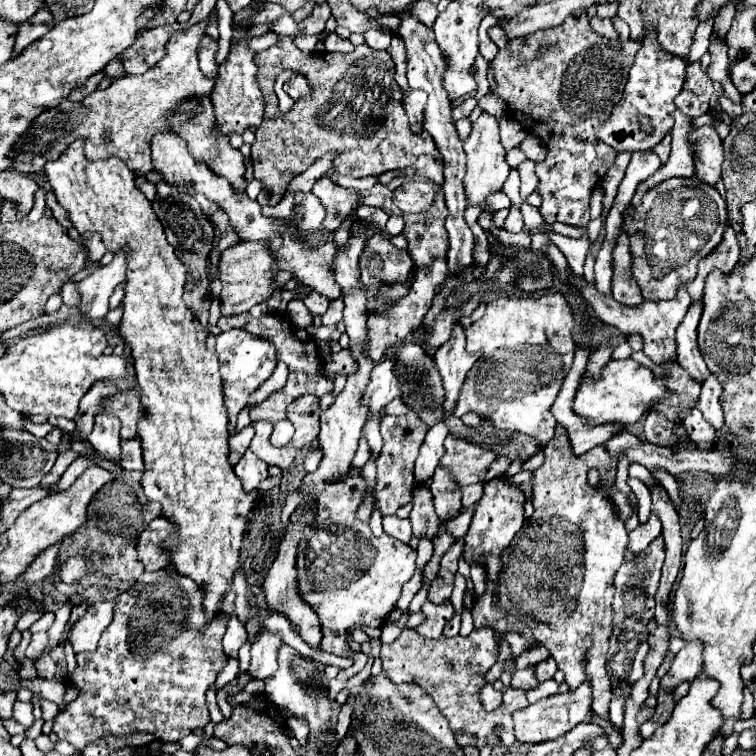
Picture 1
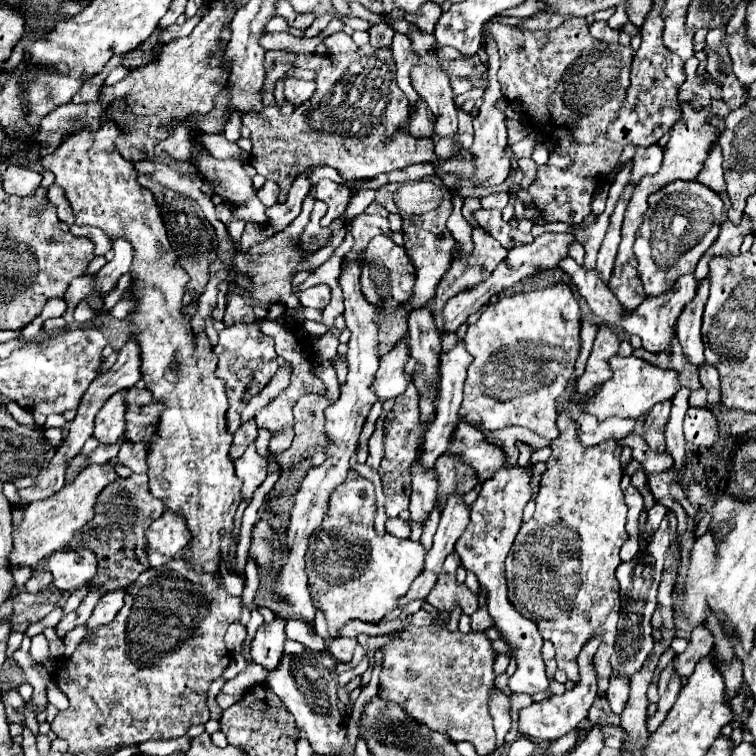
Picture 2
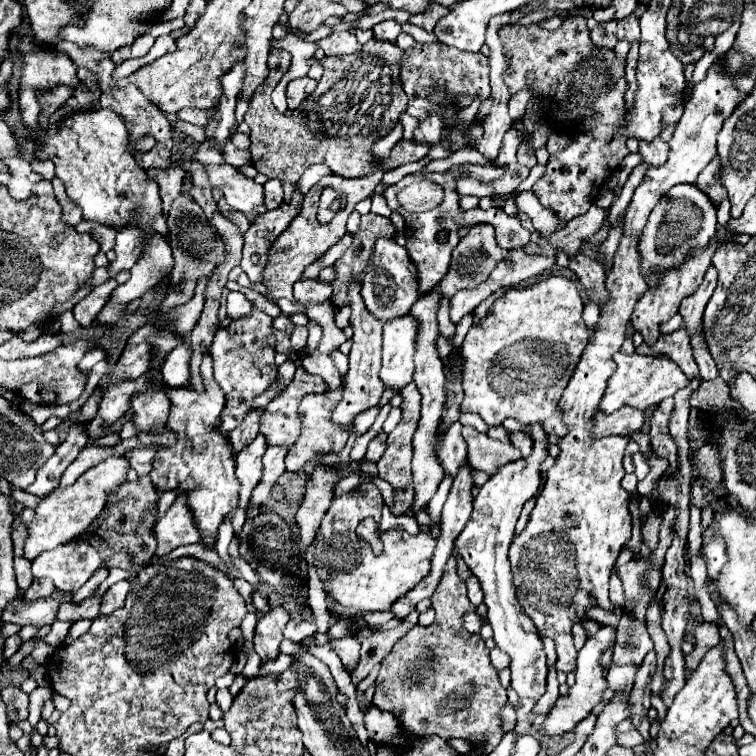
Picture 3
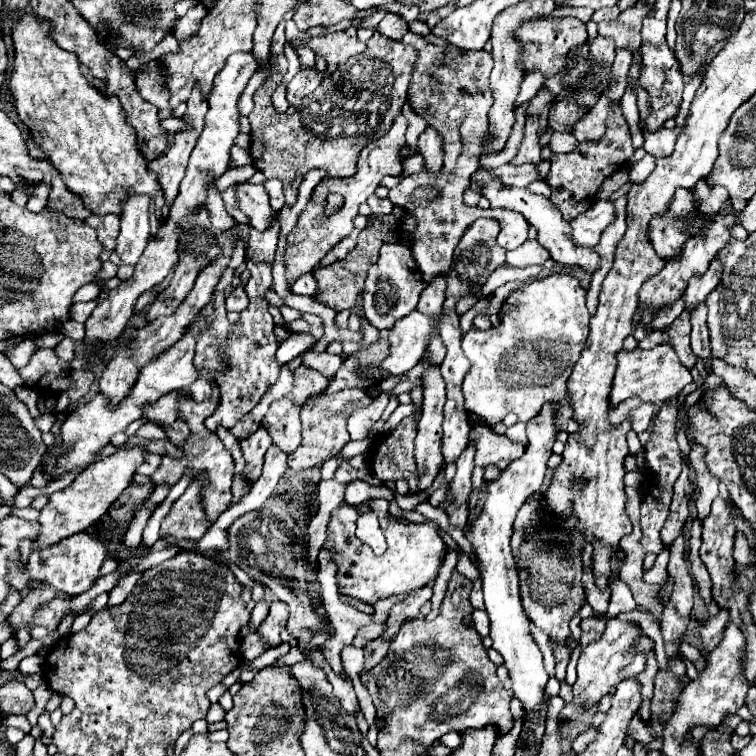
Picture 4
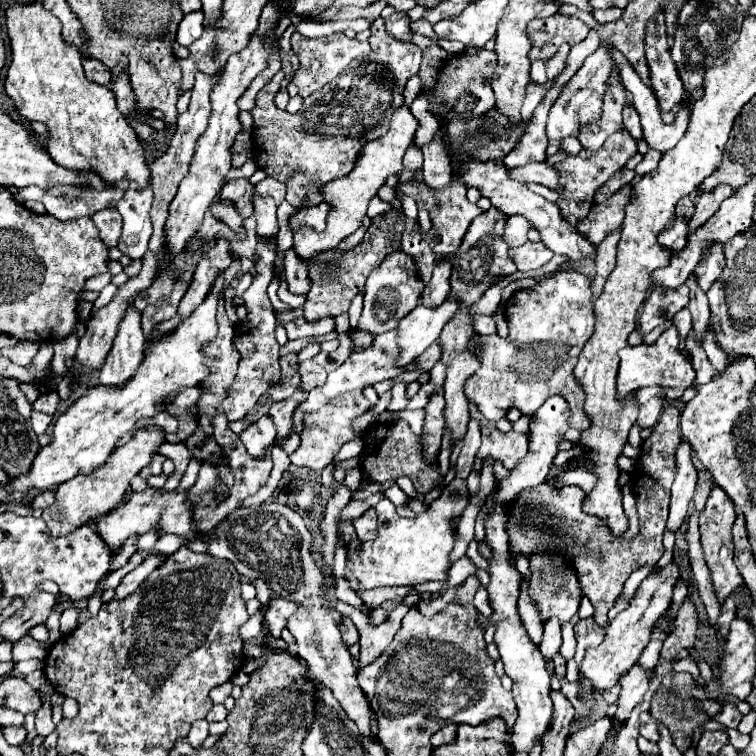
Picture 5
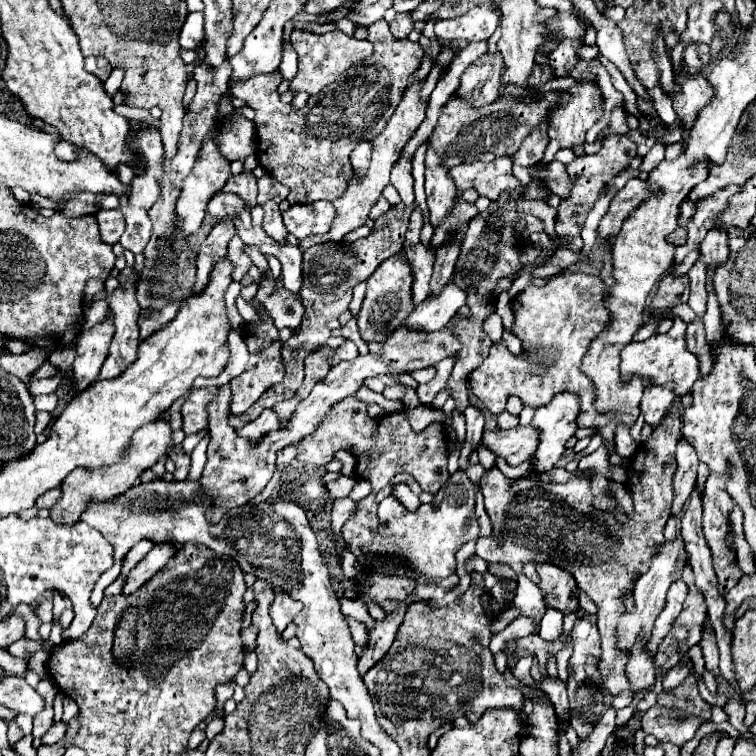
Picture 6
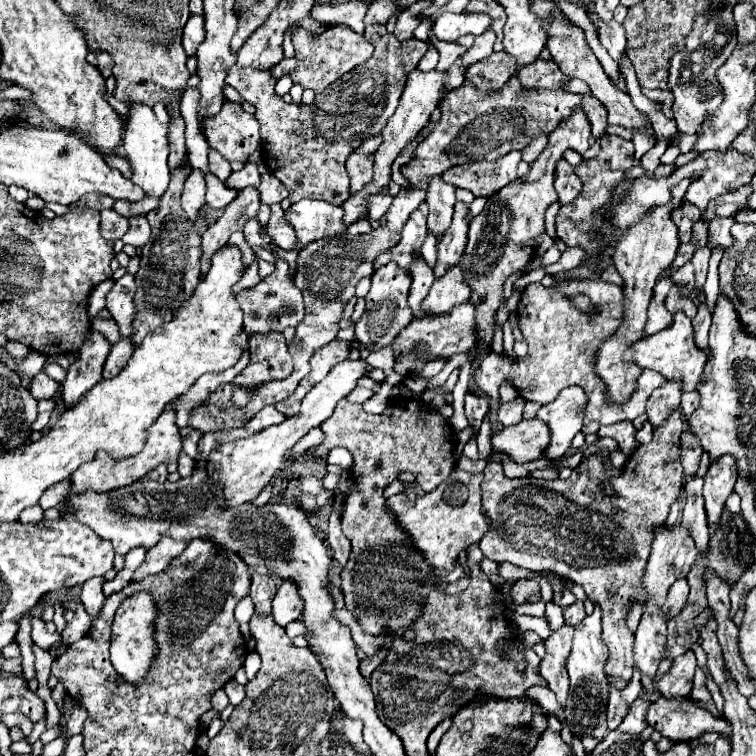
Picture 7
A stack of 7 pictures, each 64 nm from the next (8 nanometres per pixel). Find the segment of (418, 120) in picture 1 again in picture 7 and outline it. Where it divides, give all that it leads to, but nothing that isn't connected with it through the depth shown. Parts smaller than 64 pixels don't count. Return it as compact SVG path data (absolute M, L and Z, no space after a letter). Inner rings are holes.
M440 176L430 178L428 182L428 232L432 232L436 238L444 236L448 226L452 224L454 204L456 204L456 186L446 184Z

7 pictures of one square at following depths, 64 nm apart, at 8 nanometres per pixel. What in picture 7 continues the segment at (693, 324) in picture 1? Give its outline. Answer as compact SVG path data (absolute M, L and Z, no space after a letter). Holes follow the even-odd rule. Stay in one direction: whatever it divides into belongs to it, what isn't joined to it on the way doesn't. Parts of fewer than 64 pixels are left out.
M726 216L726 218L714 218L712 222L710 222L710 226L708 226L708 234L710 234L710 238L708 238L708 246L710 248L716 248L716 246L720 246L720 248L724 248L724 252L732 246L732 234L730 234L730 228L732 228L732 224L734 224L734 216Z

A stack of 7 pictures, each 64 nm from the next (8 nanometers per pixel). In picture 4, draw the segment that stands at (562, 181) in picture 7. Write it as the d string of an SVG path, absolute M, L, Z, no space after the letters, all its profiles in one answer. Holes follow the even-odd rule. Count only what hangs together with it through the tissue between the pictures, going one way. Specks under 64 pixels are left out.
M504 164L496 170L490 169L490 172L500 176L504 186L527 187L532 182L539 180L535 164L523 164L521 166Z

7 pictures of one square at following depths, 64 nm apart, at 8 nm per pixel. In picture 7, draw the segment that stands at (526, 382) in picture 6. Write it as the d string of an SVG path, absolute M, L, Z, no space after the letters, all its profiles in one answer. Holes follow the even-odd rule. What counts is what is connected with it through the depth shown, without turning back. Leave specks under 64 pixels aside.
M600 278L562 282L558 288L544 288L540 282L528 284L522 294L520 306L518 306L520 328L530 346L528 356L512 362L506 354L496 356L494 352L490 352L482 360L482 370L478 368L478 372L476 372L478 390L482 394L490 396L492 400L500 400L498 386L502 384L502 380L510 378L522 398L538 402L538 404L548 404L548 402L552 402L552 392L560 392L560 390L576 384L576 386L582 386L588 394L584 424L590 424L592 420L596 420L606 426L606 424L616 424L622 420L638 418L640 414L644 414L644 404L646 404L650 392L666 382L664 376L660 376L658 372L652 372L652 370L644 370L638 380L636 392L632 392L632 396L628 398L628 404L608 404L604 400L604 380L600 380L596 376L596 368L592 368L592 356L594 356L596 348L600 348L600 344L604 340L608 340L608 336L612 336L612 332L616 332L616 328L624 320L622 296L624 296L622 286L604 282ZM576 294L590 296L592 304L596 306L594 314L592 312L584 314L572 306L570 298Z

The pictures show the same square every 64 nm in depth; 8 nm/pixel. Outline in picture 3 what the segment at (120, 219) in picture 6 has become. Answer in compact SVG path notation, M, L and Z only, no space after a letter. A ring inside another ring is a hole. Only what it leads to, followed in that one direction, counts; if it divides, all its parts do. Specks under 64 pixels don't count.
M82 220L78 226L76 226L78 232L90 232L94 236L94 240L100 244L100 250L102 252L108 252L114 248L114 238L116 238L116 228L108 228L104 224L96 224L92 220Z

